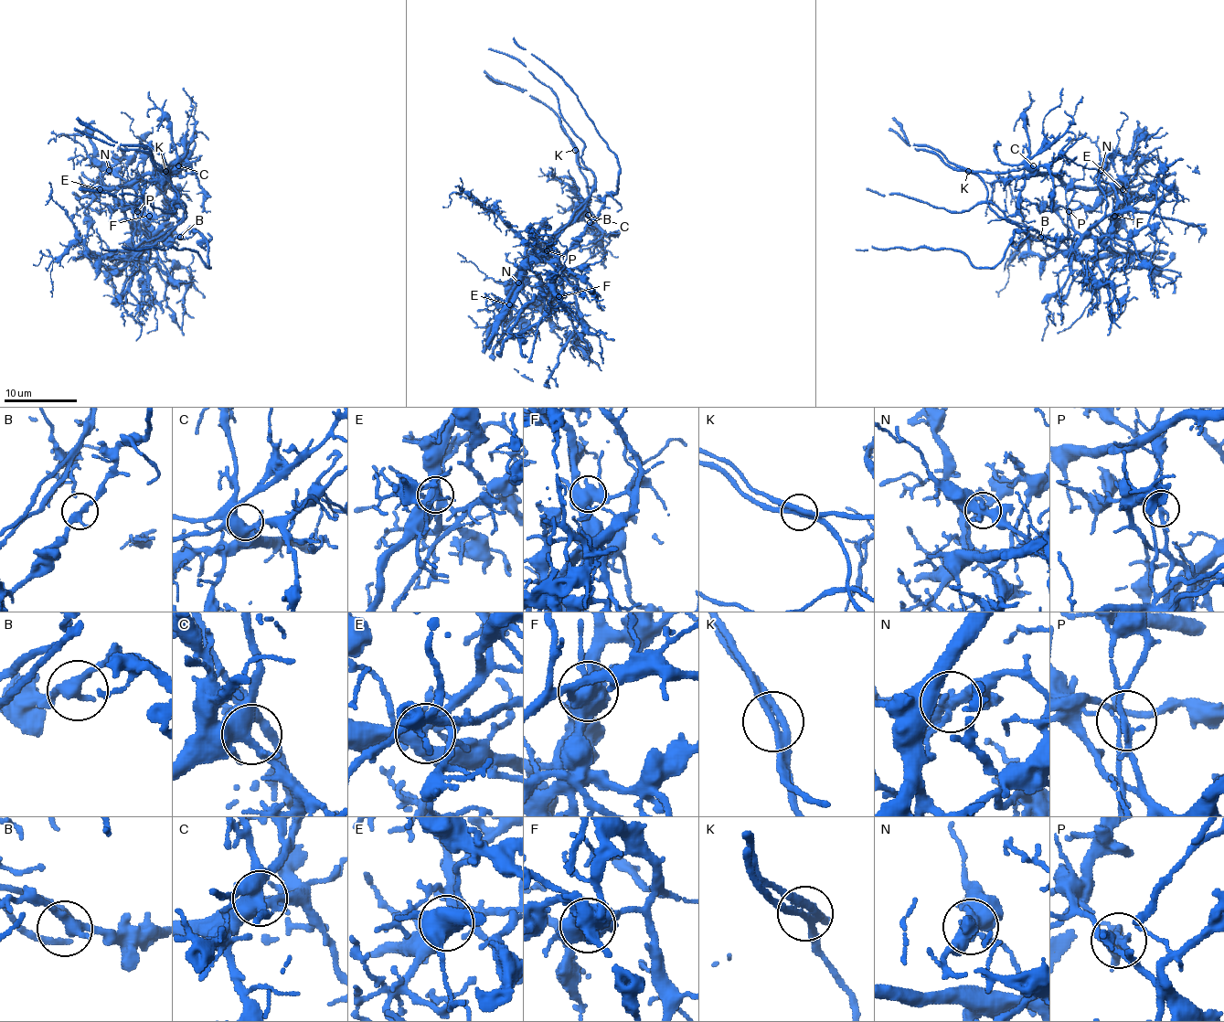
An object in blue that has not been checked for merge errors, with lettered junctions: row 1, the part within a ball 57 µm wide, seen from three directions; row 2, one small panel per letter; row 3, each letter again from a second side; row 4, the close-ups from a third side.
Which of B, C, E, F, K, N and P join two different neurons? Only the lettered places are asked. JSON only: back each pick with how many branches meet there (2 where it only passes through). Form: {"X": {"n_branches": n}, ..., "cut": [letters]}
{"F": {"n_branches": 5}, "K": {"n_branches": 2}, "N": {"n_branches": 3}, "P": {"n_branches": 2}, "cut": ["F", "K", "N", "P"]}

